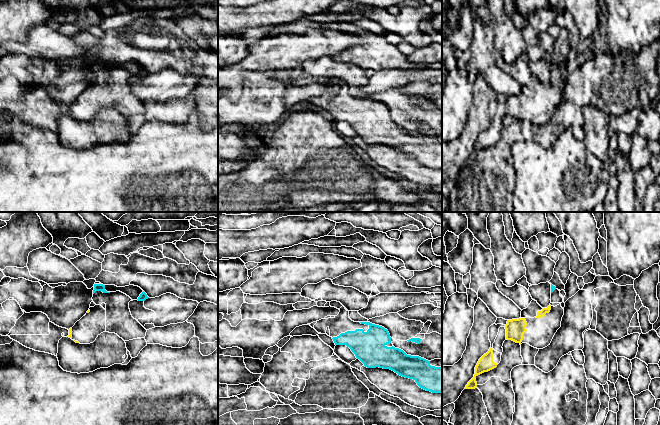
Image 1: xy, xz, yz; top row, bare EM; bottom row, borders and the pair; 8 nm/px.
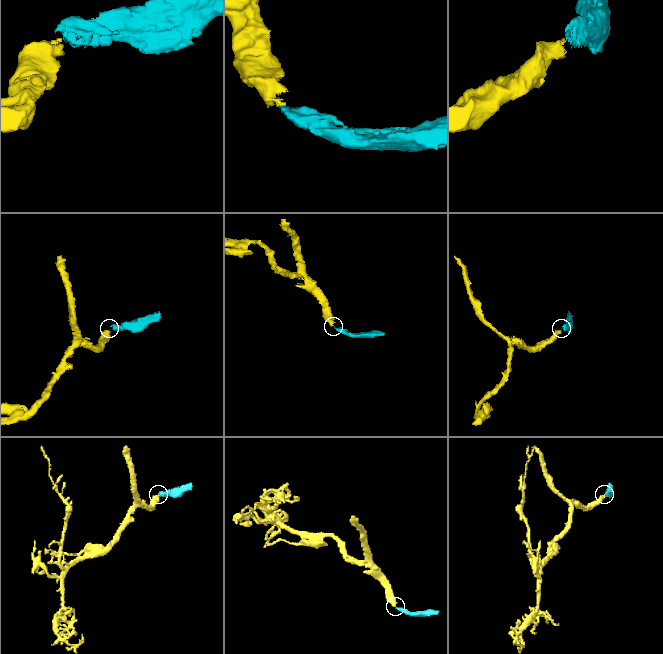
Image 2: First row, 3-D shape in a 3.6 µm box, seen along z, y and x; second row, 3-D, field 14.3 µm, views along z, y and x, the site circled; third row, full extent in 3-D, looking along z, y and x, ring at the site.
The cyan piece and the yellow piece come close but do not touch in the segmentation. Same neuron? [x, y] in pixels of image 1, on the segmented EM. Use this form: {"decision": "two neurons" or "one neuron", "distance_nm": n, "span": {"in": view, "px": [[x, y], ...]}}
{"decision": "one neuron", "distance_nm": 100, "span": {"in": "yz", "px": [[551, 292], [550, 305]]}}

